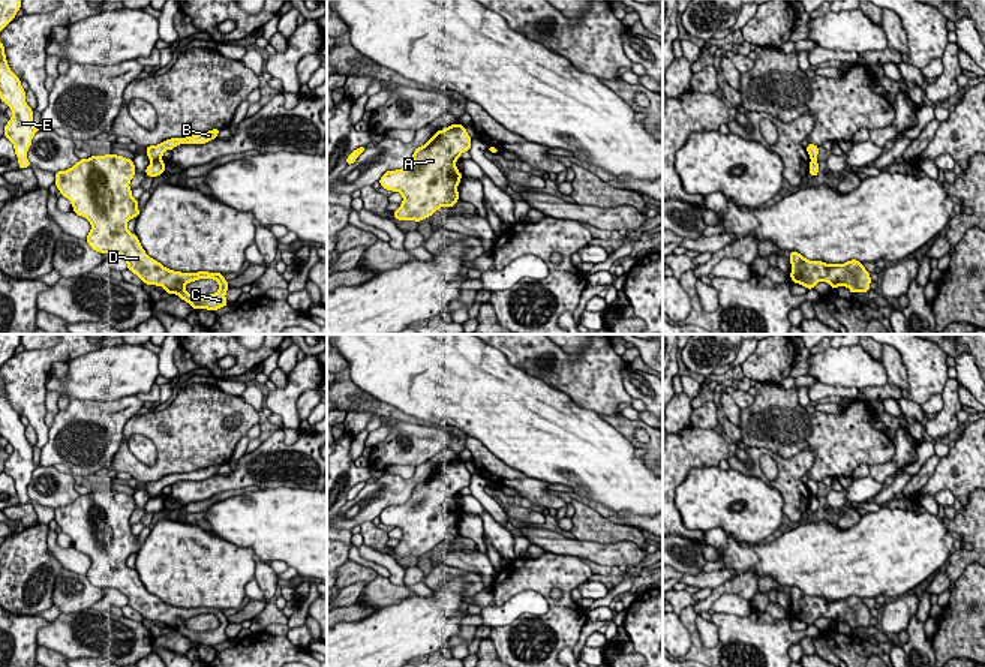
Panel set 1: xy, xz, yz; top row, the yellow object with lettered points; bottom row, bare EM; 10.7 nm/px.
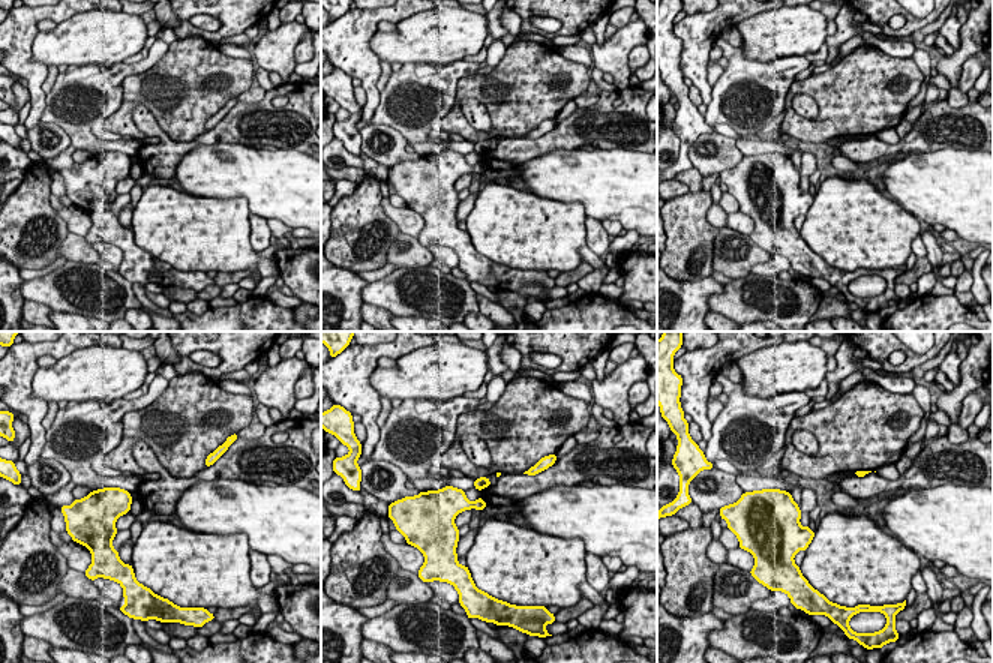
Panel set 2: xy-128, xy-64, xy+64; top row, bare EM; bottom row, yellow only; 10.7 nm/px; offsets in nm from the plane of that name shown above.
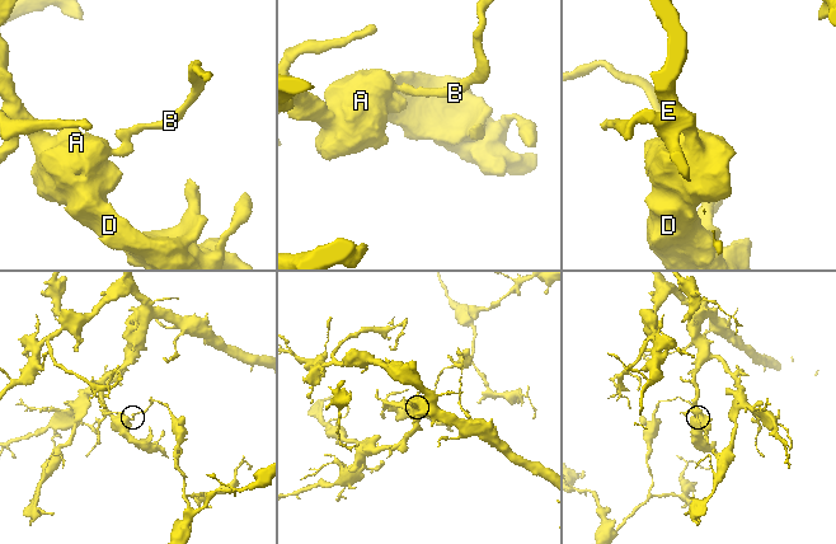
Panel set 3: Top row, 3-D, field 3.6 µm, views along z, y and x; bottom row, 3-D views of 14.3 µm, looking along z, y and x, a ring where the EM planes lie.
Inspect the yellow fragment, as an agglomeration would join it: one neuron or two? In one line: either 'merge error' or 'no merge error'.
merge error

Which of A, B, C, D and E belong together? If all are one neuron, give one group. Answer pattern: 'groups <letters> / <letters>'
groups A C D E / B

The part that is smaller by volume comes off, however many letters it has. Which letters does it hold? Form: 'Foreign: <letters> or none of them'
Foreign: B

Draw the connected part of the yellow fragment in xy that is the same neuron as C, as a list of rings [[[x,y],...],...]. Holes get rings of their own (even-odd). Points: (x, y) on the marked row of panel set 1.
[[[117,154],[81,159],[72,168],[55,172],[54,184],[61,196],[72,202],[78,216],[91,223],[85,241],[100,253],[117,253],[127,262],[127,270],[144,283],[162,286],[166,294],[177,294],[195,310],[217,310],[228,304],[228,282],[222,273],[181,273],[163,267],[142,249],[136,234],[127,231],[132,217],[139,216],[138,199],[129,187],[136,169],[133,160]],[[199,279],[214,279],[219,291],[210,295],[190,295],[184,286]]]

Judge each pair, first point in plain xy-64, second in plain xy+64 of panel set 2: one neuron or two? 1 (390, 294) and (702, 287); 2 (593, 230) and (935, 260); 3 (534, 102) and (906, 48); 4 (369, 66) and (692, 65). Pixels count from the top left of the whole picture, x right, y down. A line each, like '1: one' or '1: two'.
1: two
2: one
3: two
4: one

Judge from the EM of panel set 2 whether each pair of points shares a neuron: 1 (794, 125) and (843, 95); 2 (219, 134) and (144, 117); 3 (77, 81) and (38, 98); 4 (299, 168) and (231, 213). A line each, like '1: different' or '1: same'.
1: same
2: same
3: different
4: different

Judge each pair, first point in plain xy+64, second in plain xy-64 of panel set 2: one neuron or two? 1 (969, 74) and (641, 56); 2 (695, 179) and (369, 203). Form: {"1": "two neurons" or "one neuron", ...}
{"1": "one neuron", "2": "two neurons"}

